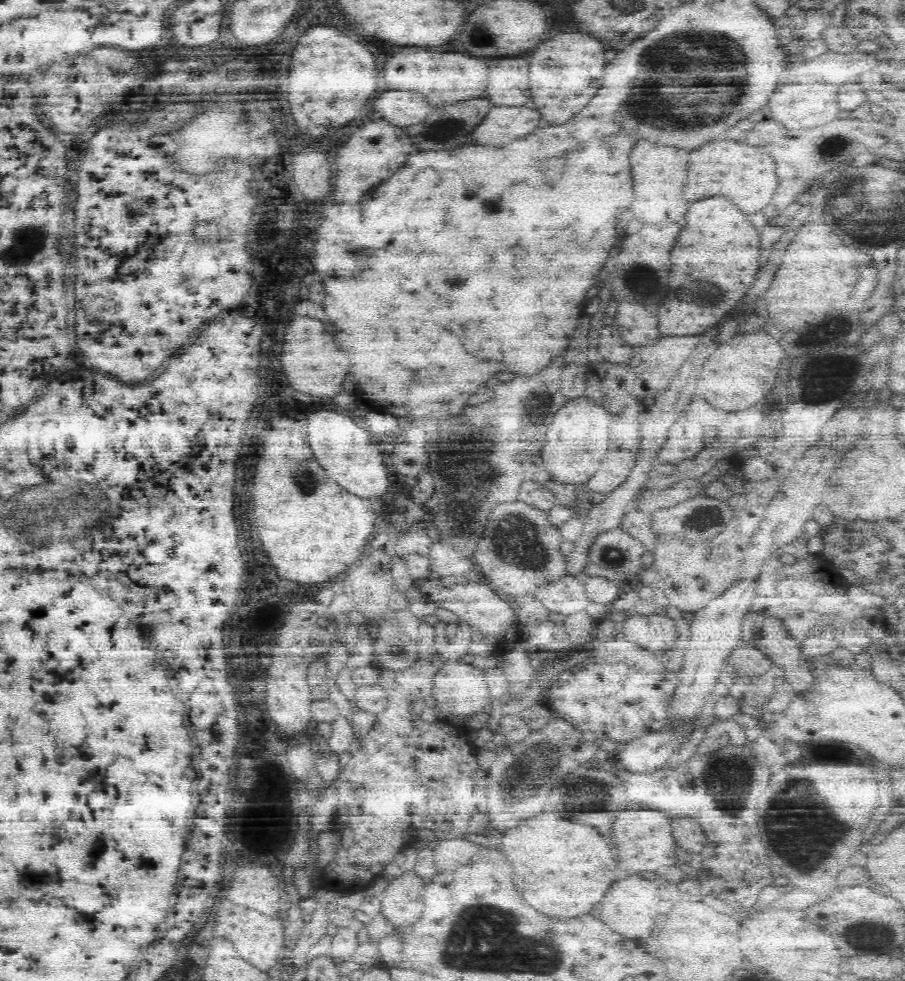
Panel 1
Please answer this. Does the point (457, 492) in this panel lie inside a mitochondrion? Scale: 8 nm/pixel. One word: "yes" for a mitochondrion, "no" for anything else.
yes

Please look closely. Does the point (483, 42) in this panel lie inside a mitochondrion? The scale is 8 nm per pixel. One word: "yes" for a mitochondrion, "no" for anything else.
yes

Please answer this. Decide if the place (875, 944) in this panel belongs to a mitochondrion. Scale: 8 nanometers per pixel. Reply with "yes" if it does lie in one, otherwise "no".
yes

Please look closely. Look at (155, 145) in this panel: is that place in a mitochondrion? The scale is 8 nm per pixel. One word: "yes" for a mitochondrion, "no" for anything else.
no

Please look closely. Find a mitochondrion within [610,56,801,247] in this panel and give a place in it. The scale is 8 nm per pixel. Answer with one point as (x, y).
(696, 111)

